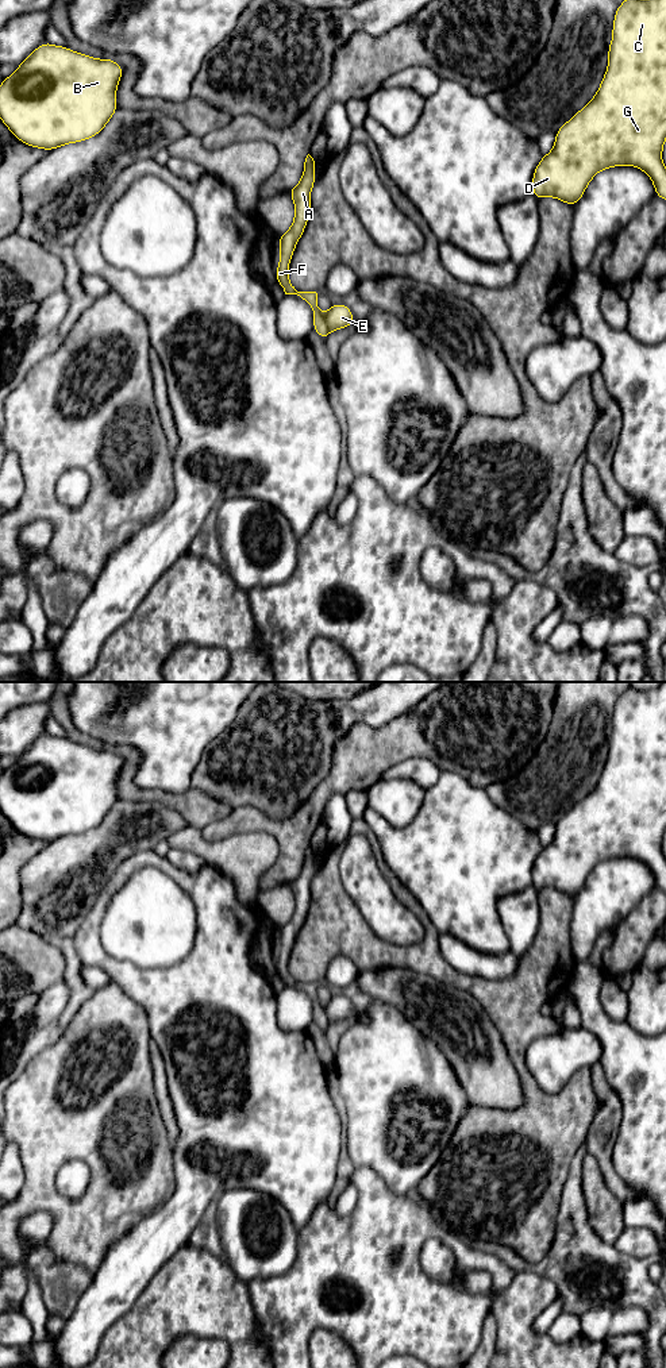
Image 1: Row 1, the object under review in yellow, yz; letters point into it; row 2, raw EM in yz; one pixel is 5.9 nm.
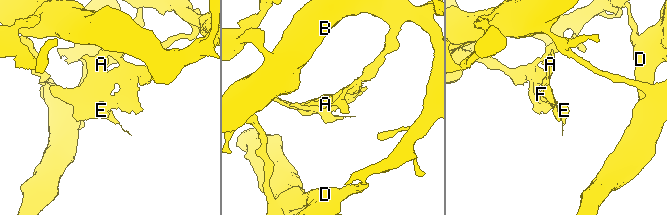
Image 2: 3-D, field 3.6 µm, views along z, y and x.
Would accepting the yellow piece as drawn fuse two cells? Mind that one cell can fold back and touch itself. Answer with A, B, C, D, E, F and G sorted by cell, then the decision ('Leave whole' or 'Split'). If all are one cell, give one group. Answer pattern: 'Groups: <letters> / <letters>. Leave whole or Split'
Groups: A B C D F G / E. Split

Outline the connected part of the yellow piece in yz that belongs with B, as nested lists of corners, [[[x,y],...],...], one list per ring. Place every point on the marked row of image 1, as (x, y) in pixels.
[[[39,45],[0,85],[0,120],[30,147],[54,150],[99,135],[118,111],[116,89],[123,68],[69,47]]]

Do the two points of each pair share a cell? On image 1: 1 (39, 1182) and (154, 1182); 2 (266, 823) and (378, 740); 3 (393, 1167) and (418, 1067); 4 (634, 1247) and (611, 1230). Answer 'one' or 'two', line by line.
1: one
2: one
3: one
4: two

